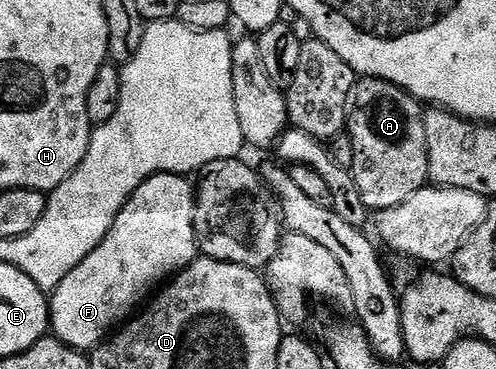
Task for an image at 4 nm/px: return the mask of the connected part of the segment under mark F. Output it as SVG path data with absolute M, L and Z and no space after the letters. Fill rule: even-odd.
M155 174L154 177L147 178L134 192L134 196L128 198L122 212L118 212L102 244L98 244L98 248L94 248L94 252L90 252L90 256L86 256L86 260L82 260L82 264L78 264L78 268L74 268L74 272L70 272L70 276L66 276L66 280L62 280L62 284L58 284L58 288L51 291L51 333L75 350L81 352L95 350L161 283L196 261L198 247L194 232L195 211L196 192L193 183L185 175Z

